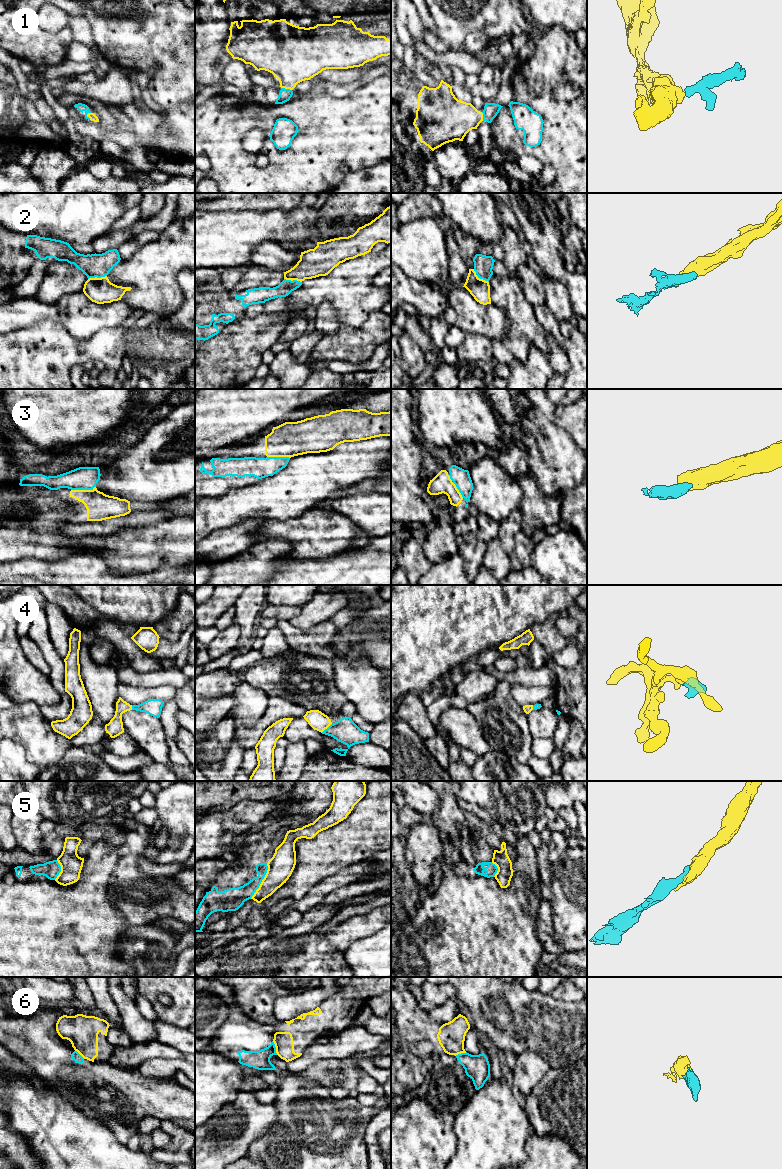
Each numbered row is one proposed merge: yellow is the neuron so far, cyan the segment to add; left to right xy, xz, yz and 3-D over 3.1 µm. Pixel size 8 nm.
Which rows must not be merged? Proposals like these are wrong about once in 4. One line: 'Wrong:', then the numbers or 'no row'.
Wrong: 5, 6

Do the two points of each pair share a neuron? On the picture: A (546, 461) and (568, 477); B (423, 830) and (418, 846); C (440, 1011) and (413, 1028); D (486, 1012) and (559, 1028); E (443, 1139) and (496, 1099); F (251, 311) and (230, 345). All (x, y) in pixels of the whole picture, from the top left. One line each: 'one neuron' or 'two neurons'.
A: one neuron
B: one neuron
C: two neurons
D: one neuron
E: two neurons
F: two neurons

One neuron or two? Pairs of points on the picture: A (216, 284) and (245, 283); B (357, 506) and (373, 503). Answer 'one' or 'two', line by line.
A: two
B: one

